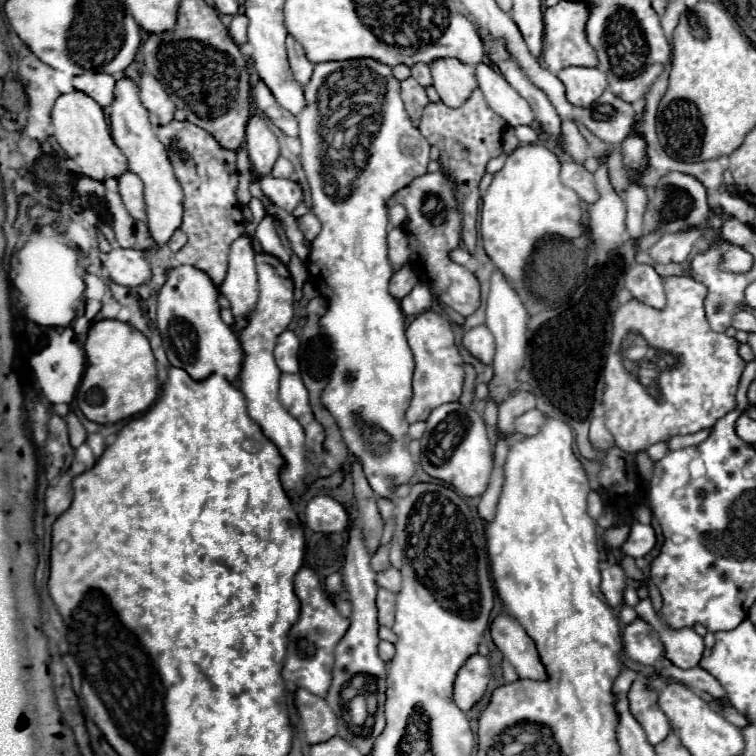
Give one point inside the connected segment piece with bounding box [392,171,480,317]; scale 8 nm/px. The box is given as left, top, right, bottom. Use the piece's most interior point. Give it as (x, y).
(433, 227)

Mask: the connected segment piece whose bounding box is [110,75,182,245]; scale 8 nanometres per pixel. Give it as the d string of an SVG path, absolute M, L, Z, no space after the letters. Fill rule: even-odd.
M128 75L116 79L114 101L110 105L110 131L112 131L114 143L127 157L128 169L144 181L144 201L146 201L146 213L148 213L146 225L152 231L152 239L158 245L168 243L170 235L182 223L182 187L170 165L166 145L156 137L150 125L148 111L140 101L140 87Z

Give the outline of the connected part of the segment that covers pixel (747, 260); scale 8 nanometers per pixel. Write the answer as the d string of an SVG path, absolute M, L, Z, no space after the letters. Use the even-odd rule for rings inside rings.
M722 243L722 269L732 273L746 273L752 269L754 259L750 253L746 253L742 247L734 247L730 243Z

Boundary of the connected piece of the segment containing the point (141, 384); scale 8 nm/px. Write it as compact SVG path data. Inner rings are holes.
M114 319L96 321L88 331L84 347L88 355L88 367L78 387L76 401L88 421L100 425L118 423L146 411L146 407L156 401L160 389L156 377L156 361L148 339L140 331Z

